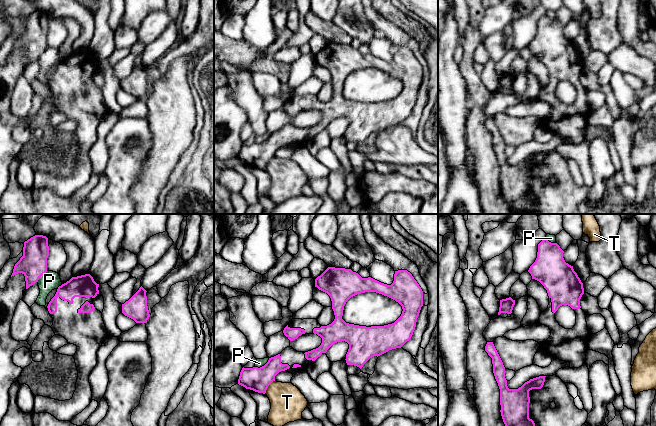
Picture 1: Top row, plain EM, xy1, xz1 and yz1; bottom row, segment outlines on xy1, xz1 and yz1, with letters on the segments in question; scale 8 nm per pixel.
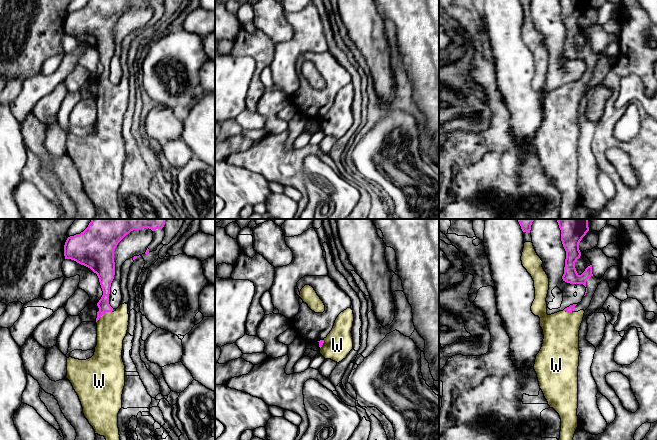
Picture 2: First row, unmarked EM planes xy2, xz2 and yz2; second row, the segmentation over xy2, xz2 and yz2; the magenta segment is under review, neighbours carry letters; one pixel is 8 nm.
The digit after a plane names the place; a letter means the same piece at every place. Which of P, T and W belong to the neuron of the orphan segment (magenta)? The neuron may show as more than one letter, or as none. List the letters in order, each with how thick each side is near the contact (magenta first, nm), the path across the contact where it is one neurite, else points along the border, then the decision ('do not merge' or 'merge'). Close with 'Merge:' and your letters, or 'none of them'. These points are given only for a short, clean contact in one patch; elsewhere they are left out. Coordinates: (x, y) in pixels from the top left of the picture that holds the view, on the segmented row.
P: 190/70 nm | do not merge
T: 190/280 nm | along xz1 (274, 380), (264, 393) | do not merge
W: 90/240 nm | across xy2 (105, 282), (103, 313), (112, 327) | merge
Merge: W

